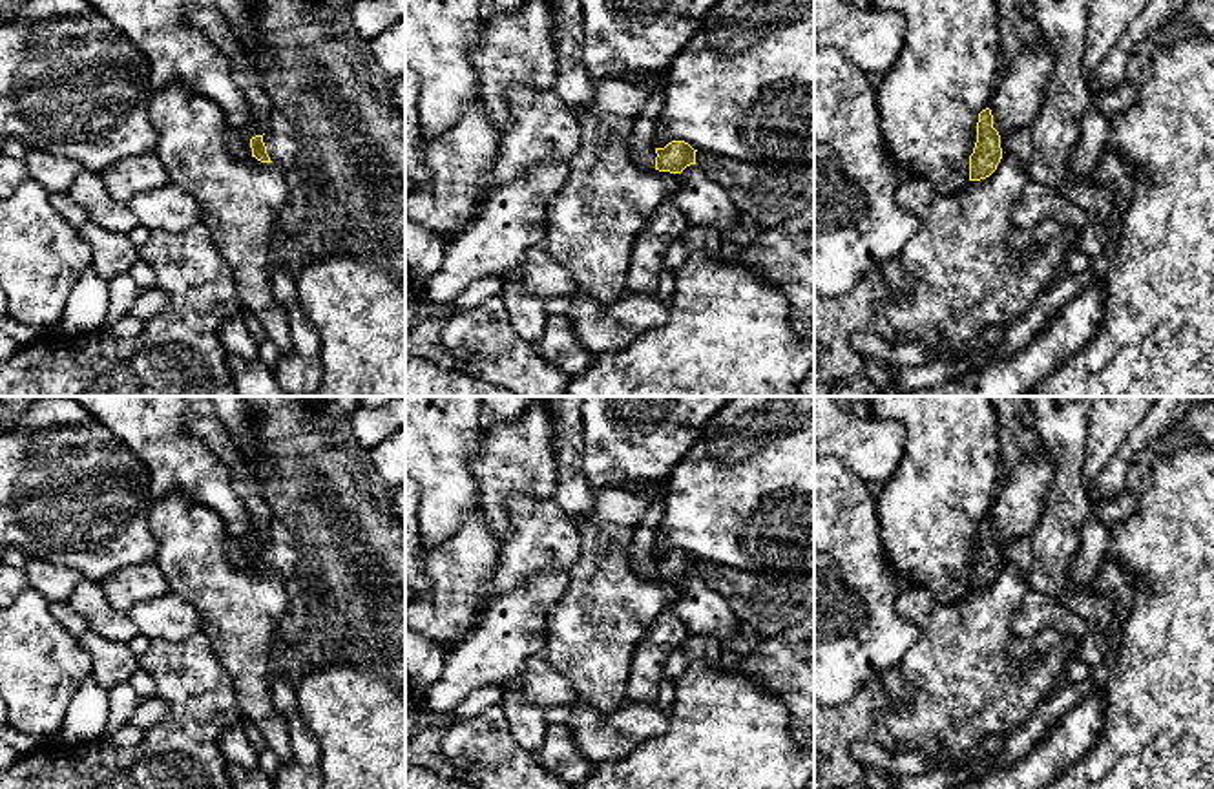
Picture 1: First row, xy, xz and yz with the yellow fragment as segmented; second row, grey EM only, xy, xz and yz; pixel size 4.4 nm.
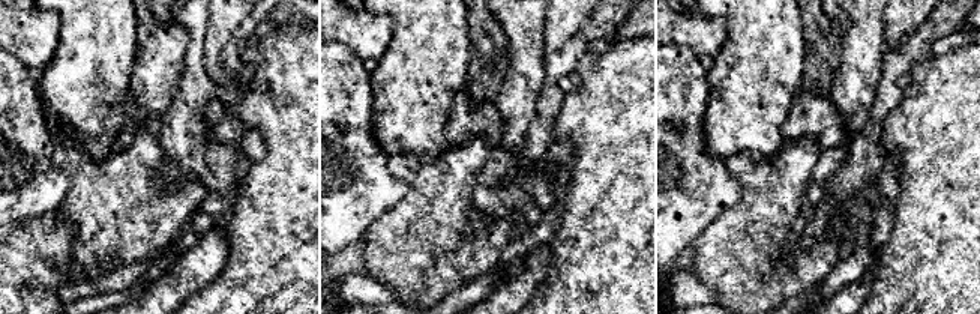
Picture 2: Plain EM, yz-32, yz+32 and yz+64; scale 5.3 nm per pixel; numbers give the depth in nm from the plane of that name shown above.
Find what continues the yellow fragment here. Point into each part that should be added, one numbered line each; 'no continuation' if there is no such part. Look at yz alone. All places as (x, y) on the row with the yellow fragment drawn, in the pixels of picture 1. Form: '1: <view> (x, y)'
1: yz (1019, 145)

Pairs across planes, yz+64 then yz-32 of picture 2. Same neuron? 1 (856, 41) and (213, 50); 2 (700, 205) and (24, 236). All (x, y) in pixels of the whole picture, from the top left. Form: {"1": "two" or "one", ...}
{"1": "two", "2": "two"}

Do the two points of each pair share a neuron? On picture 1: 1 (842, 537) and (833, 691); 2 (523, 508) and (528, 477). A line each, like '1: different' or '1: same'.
1: same
2: different

